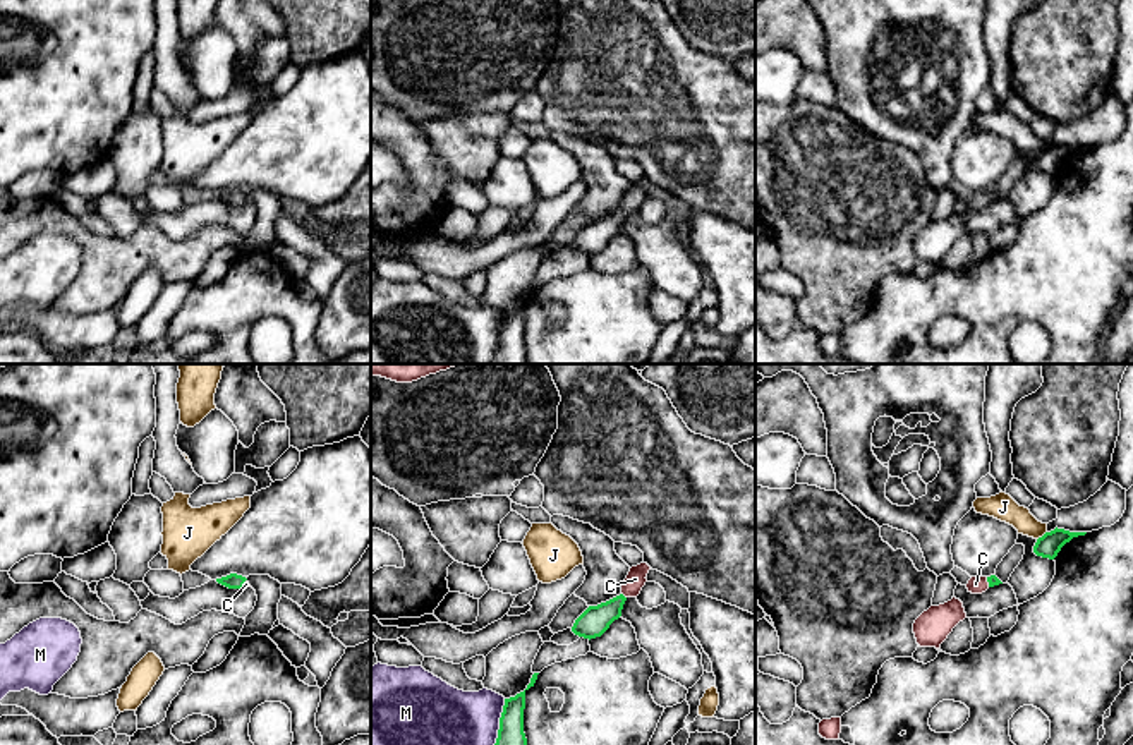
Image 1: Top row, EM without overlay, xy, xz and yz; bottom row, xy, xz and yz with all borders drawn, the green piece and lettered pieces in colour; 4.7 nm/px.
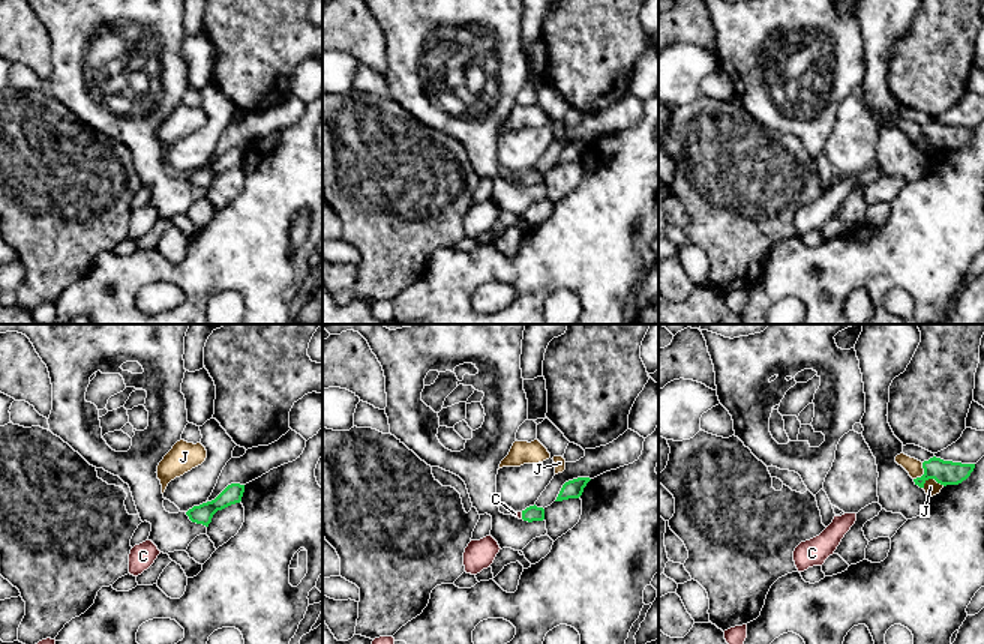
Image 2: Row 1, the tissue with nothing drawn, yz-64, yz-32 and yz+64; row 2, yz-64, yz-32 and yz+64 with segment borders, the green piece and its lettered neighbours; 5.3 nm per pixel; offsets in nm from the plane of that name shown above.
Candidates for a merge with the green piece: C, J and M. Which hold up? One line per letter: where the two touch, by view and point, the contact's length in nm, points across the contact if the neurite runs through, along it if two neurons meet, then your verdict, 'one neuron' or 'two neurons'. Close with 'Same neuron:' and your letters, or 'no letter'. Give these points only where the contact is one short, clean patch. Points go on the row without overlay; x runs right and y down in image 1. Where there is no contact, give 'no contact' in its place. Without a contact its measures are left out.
C: contact xz (624, 211); length 40 nm; way xz (594, 236), (624, 211), (636, 194); one neuron
J: contact yz (1042, 151); length 60 nm; border yz (1046, 146), (1037, 155); two neurons
M: contact xz (500, 339); length 240 nm; border xz (505, 314), (493, 363); two neurons
Same neuron: C

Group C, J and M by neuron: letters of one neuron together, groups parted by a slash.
C / J / M

